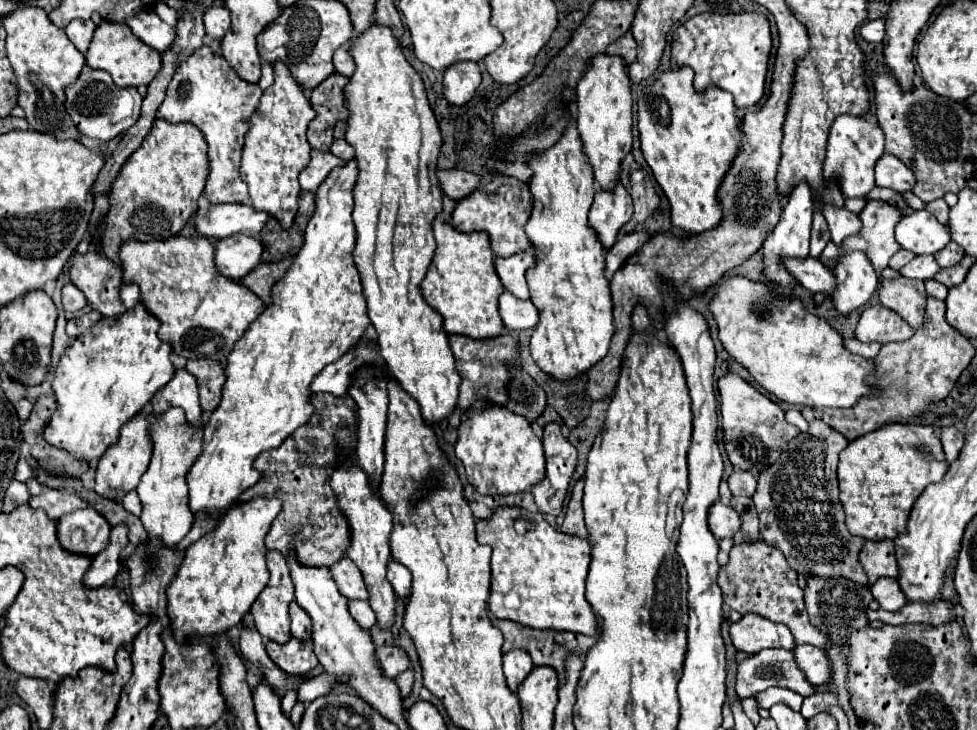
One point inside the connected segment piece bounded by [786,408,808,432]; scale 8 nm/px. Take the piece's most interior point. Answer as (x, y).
(793, 416)

